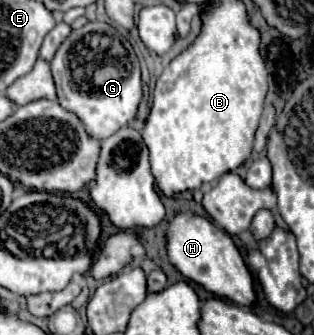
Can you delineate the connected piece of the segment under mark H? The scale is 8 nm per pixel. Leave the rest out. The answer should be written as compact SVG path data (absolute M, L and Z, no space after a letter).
M176 215L168 227L168 257L172 265L188 279L200 283L206 291L228 299L240 307L256 303L252 273L248 271L236 243L218 225L200 215Z

